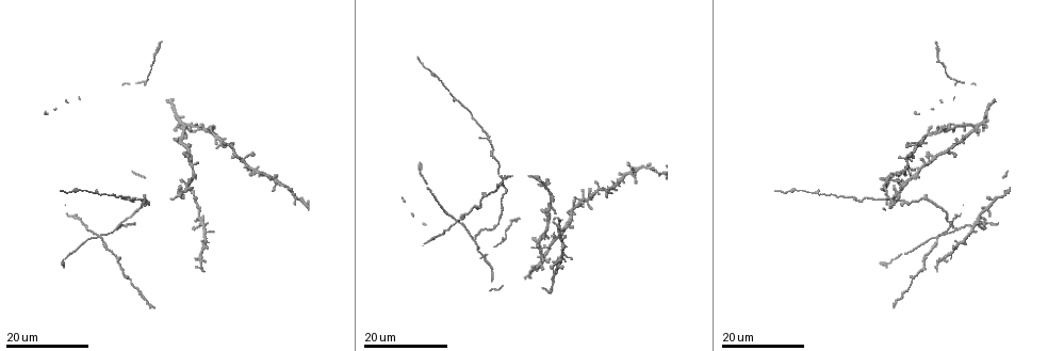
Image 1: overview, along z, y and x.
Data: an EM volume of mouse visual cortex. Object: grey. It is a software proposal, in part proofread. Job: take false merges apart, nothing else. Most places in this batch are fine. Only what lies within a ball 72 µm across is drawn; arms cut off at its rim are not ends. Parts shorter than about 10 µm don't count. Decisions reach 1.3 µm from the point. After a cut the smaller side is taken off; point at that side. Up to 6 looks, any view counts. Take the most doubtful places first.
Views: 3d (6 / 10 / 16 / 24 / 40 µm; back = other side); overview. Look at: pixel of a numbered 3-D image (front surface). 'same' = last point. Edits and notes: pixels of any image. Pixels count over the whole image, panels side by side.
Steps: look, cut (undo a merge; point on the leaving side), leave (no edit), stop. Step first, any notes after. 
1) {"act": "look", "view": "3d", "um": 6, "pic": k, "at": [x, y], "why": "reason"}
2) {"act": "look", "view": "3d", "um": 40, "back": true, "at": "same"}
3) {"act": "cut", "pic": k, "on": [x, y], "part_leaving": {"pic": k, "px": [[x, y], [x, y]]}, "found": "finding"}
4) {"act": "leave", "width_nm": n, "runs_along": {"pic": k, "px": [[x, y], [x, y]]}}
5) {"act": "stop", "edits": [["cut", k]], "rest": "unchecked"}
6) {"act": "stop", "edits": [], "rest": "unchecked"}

{"act": "look", "view": "3d", "um": 24, "pic": 1, "at": [458, 219], "why": "four arms meet"}

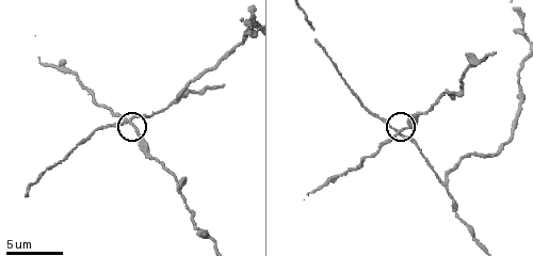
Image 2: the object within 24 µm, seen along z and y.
{"act": "look", "view": "3d", "um": 6, "pic": 2, "at": [132, 125], "why": "zoom in"}

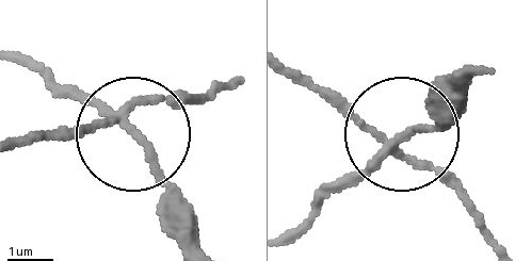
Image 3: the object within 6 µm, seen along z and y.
{"act": "cut", "pic": 3, "on": [150, 172], "part_leaving": {"pic": 3, "px": [[123, 121], [199, 243]]}, "found": "two neurons meet here"}

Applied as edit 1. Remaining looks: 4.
{"act": "look", "view": "3d", "um": 24, "pic": 1, "at": [184, 126], "why": "looks like a crossing"}

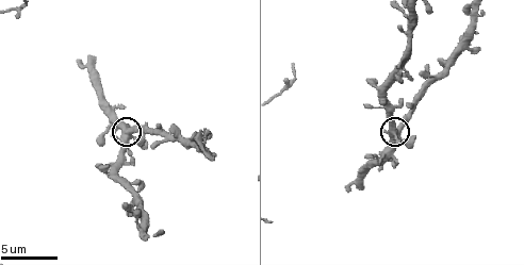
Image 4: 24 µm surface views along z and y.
{"act": "look", "view": "3d", "um": 10, "pic": 4, "at": [128, 131], "why": "closer look"}

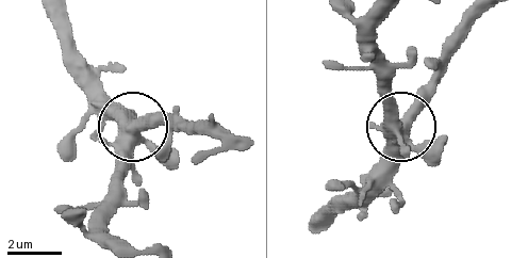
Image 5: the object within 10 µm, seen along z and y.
{"act": "leave", "arms": 4, "found": "continuous, no second neuron"}

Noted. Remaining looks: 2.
{"act": "look", "view": "3d", "um": 24, "pic": 1, "at": [149, 201], "why": "branch point"}

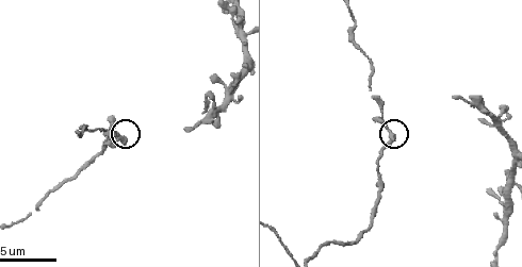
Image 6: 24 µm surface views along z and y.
{"act": "look", "view": "3d", "um": 6, "pic": 6, "at": [391, 130]}

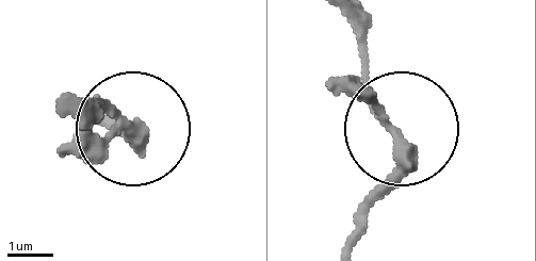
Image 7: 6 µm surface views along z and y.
{"act": "leave", "found": "one neuron here"}

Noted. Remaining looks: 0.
{"act": "stop", "edits": [["cut", 3]], "rest": "unchecked"}

